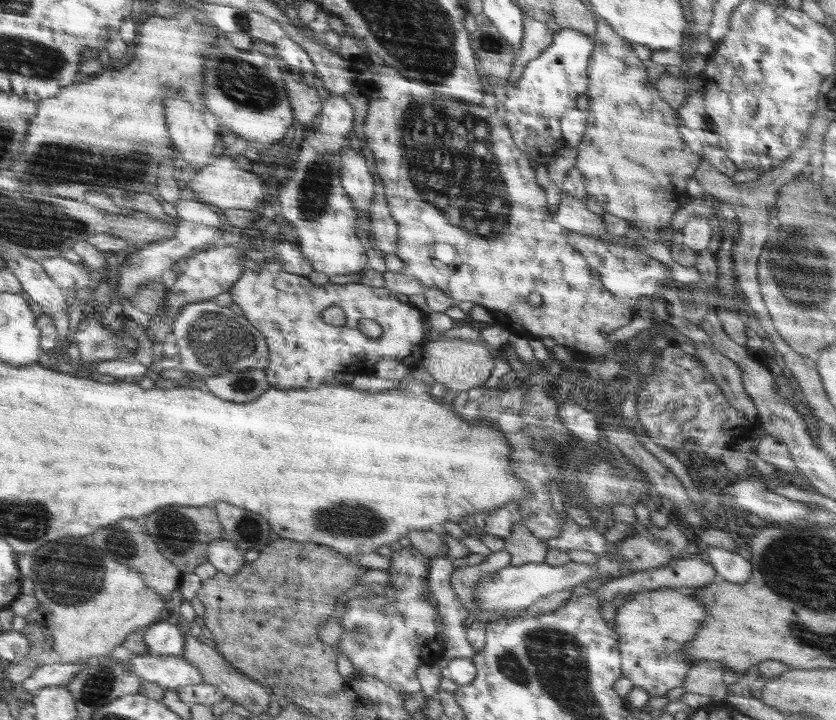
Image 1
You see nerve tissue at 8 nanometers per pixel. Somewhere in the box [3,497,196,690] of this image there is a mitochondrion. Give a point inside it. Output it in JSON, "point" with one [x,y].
{"point":[71,575]}

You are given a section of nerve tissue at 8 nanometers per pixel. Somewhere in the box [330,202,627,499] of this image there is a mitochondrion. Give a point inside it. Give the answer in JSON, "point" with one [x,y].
{"point":[532,437]}

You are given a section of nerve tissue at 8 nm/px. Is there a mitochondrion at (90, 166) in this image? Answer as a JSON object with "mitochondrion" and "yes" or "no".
{"mitochondrion":"yes"}

